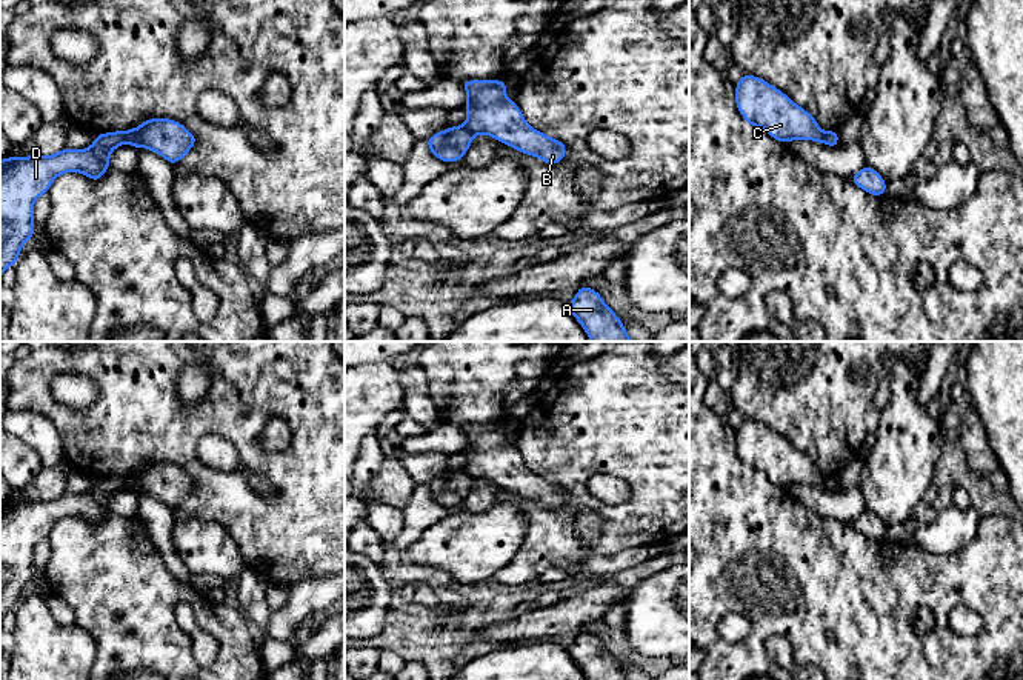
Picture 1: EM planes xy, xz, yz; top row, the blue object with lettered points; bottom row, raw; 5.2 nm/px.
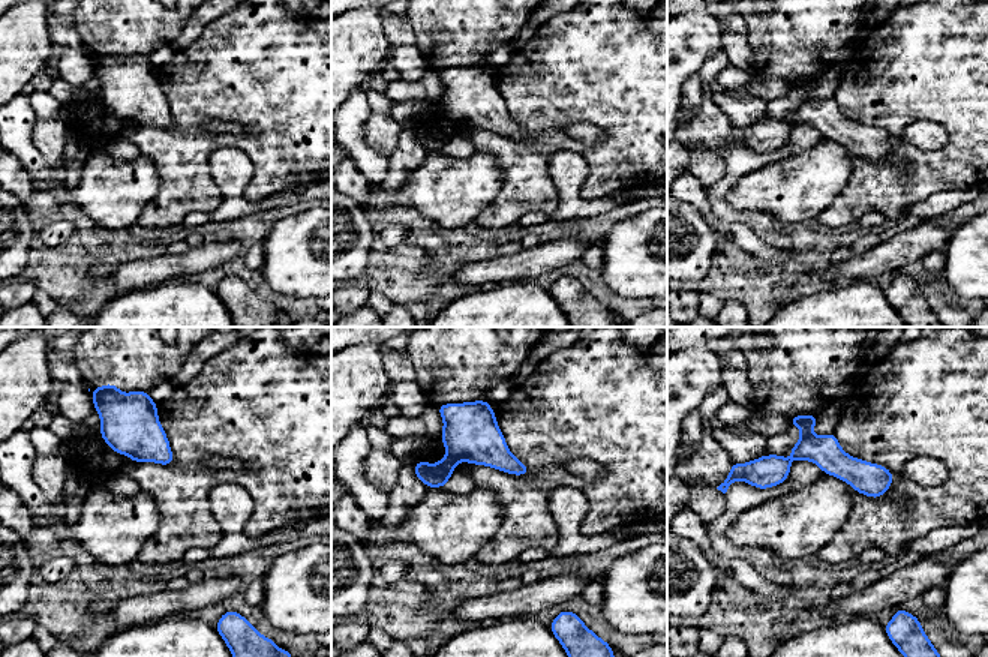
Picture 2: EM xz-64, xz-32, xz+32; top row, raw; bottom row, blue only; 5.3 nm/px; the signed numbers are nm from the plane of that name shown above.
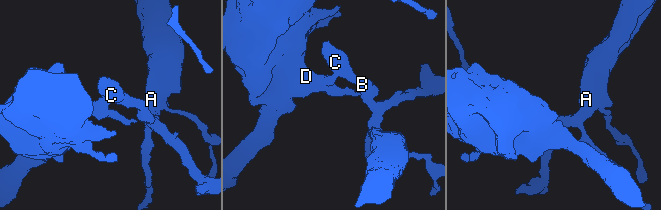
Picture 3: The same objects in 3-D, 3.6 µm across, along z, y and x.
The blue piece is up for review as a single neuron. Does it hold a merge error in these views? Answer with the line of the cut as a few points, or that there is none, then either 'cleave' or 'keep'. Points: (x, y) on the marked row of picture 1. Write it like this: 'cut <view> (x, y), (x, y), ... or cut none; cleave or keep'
cut xy (122, 131), (125, 142); cleave

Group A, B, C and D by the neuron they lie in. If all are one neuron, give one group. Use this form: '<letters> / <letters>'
A B C / D

